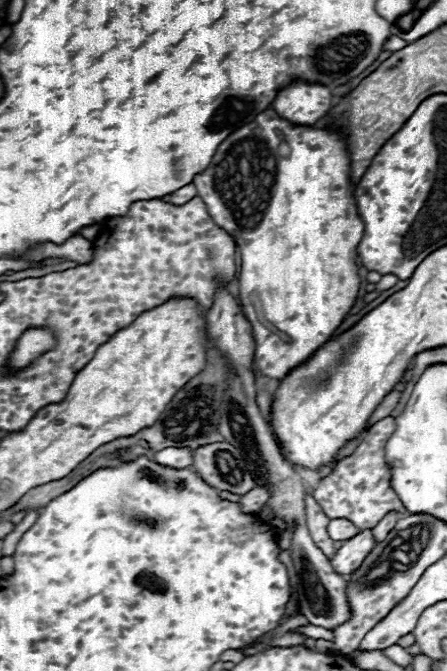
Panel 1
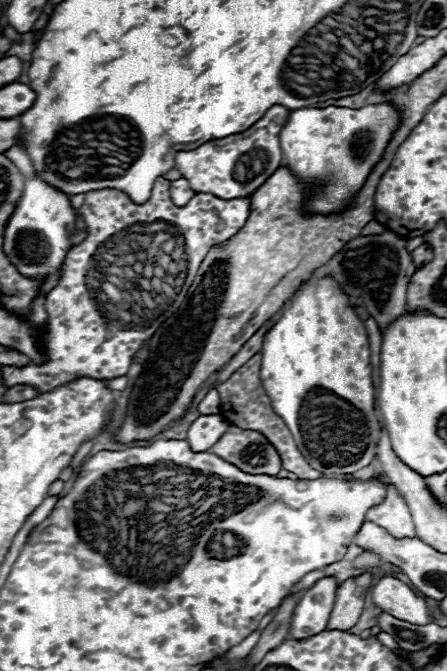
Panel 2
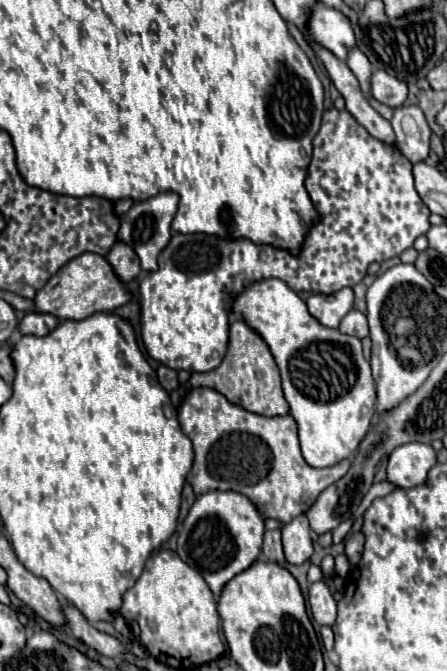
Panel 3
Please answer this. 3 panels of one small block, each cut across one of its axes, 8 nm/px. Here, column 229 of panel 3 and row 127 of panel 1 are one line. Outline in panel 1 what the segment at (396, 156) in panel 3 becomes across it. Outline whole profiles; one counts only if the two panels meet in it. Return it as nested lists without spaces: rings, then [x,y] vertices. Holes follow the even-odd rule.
[[[272,108],[264,112],[266,114],[258,114],[250,124],[240,126],[220,144],[210,166],[194,176],[194,184],[212,220],[226,230],[240,248],[240,304],[246,320],[252,324],[256,342],[254,362],[264,376],[282,380],[332,338],[352,308],[360,288],[356,248],[364,234],[364,222],[356,208],[344,134],[330,128],[292,124],[280,118]]]

